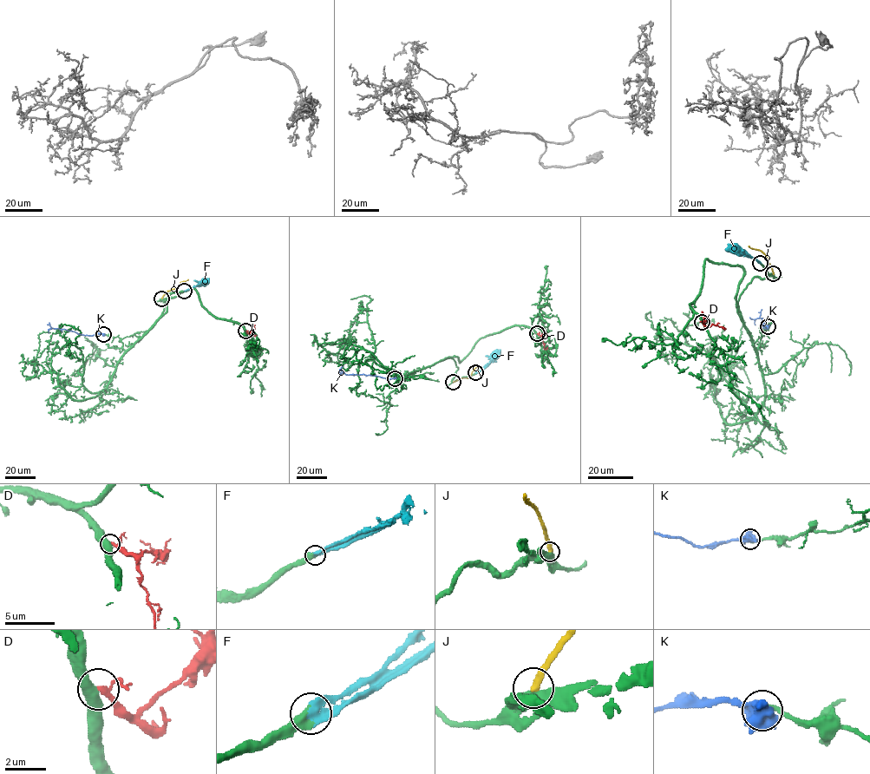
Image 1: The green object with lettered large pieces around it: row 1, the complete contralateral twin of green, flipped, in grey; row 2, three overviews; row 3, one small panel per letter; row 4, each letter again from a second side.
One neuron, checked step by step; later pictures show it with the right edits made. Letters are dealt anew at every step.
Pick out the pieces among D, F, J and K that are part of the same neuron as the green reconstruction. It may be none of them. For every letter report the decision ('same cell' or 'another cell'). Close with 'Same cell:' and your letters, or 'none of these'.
D: another cell
F: same cell
J: another cell
K: another cell
Same cell: F

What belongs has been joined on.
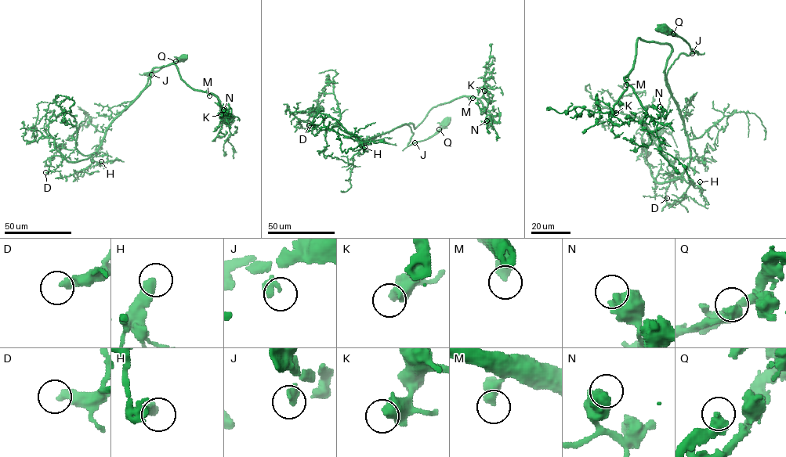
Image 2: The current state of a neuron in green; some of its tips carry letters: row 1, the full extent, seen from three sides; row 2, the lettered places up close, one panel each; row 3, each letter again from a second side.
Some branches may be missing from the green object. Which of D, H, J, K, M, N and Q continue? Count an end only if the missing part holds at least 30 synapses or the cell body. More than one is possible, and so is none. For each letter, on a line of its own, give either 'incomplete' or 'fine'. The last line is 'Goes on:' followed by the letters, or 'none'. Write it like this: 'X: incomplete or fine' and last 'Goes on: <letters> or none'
D: fine
H: fine
J: fine
K: fine
M: fine
N: fine
Q: fine
Goes on: none

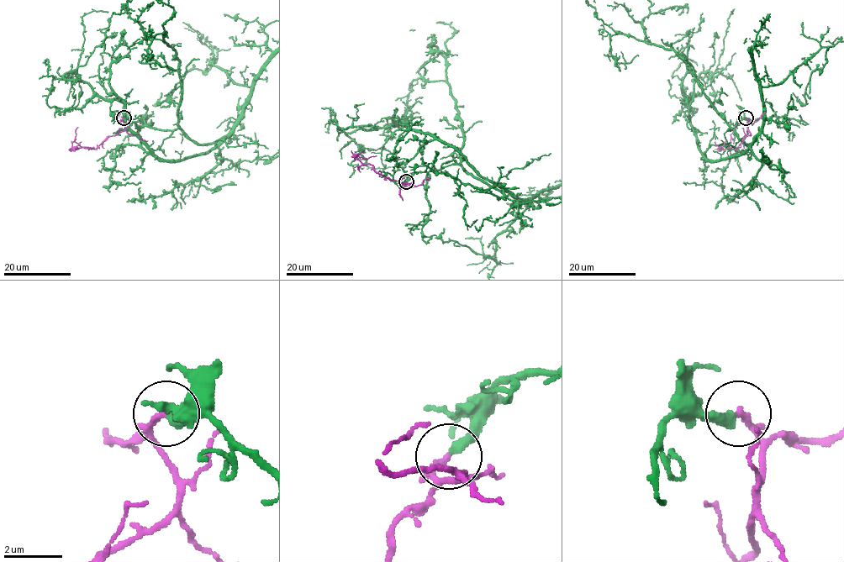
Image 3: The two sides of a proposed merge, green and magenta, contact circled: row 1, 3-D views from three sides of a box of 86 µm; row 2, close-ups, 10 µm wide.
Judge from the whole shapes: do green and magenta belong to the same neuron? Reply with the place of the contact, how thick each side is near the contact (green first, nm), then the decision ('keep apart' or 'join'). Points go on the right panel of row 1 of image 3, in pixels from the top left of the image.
at (746, 118); 360 nm thick on the green side, 160 nm on the other; join

